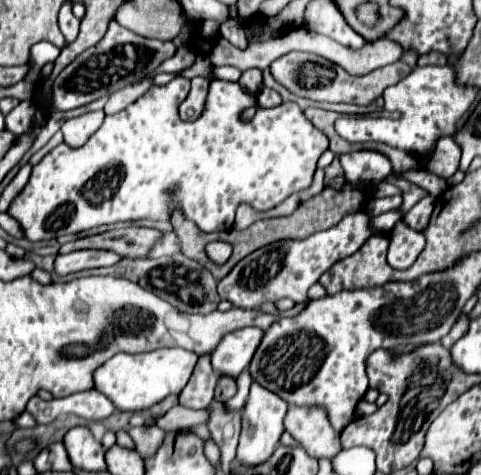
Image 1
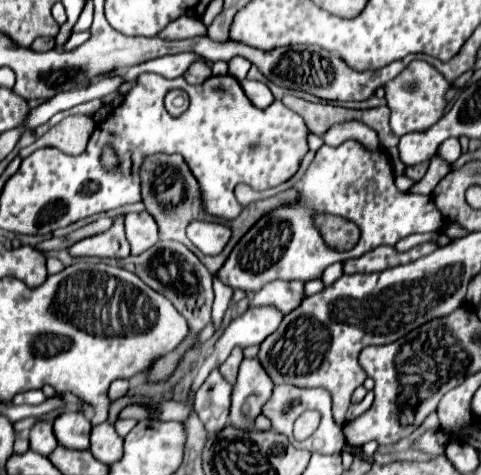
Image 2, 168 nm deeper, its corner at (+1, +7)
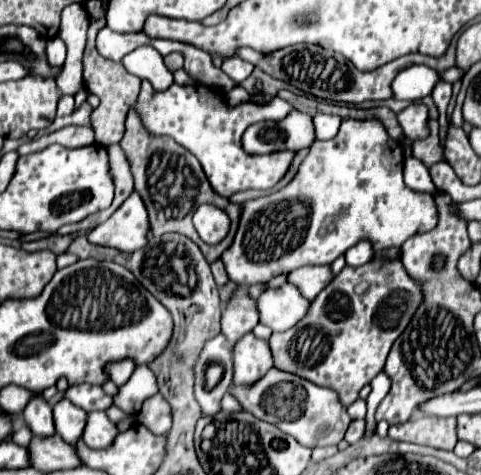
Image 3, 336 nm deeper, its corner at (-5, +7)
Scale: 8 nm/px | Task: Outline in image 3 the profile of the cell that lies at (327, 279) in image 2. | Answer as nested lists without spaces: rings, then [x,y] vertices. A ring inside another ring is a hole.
[[[362,240],[362,244],[354,244],[354,248],[350,248],[346,252],[348,266],[362,266],[362,264],[370,262],[372,258],[374,258],[374,248],[372,248],[370,240]]]

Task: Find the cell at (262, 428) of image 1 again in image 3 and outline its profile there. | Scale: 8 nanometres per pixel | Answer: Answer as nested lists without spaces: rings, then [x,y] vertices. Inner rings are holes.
[[[252,332],[234,344],[234,384],[252,384],[272,368],[272,354],[268,342],[256,338]]]

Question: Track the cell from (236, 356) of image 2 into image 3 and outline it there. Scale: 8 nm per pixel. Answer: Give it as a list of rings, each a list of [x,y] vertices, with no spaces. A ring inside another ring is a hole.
[[[238,286],[230,300],[226,302],[226,308],[222,310],[222,334],[228,340],[228,346],[232,348],[238,338],[242,338],[246,332],[250,332],[258,324],[258,308],[256,300],[250,298],[248,290],[244,286]]]

